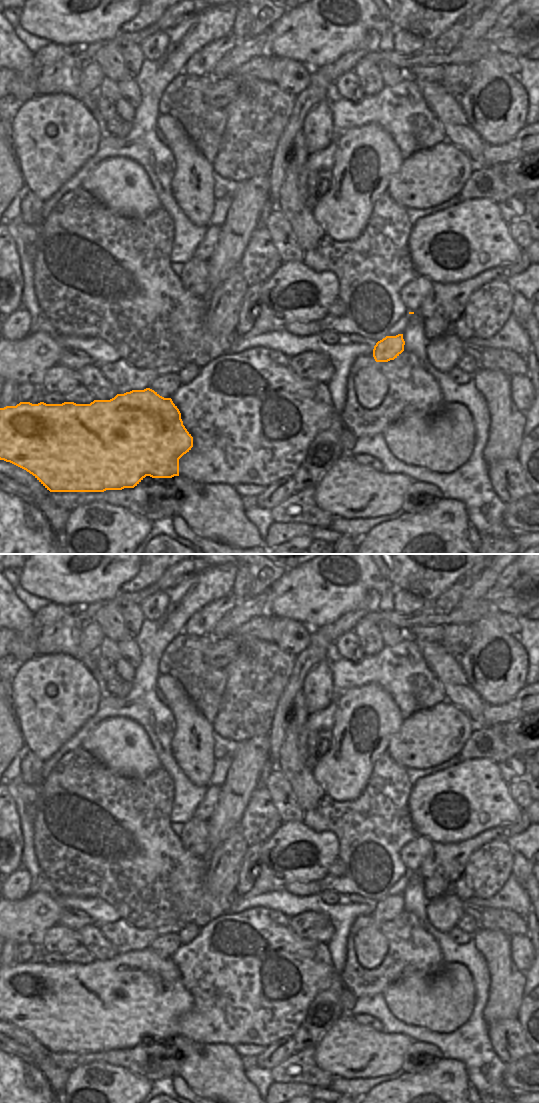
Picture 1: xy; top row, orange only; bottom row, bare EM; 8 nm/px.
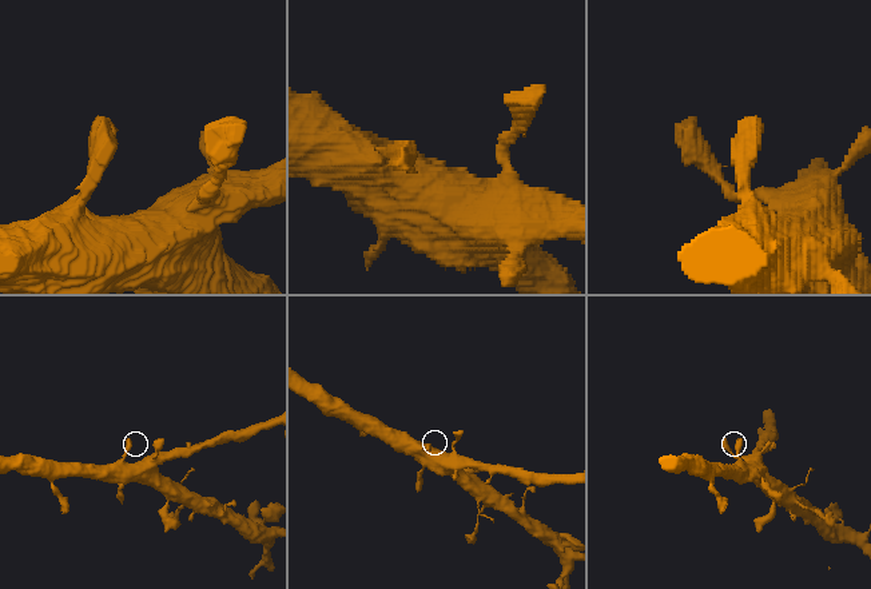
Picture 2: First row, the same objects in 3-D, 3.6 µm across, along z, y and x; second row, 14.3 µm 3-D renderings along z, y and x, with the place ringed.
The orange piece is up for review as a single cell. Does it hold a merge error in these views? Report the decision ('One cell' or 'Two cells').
One cell.

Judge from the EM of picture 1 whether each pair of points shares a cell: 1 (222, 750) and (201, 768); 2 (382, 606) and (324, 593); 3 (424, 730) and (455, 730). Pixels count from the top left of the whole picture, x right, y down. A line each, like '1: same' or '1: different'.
1: different
2: different
3: same

